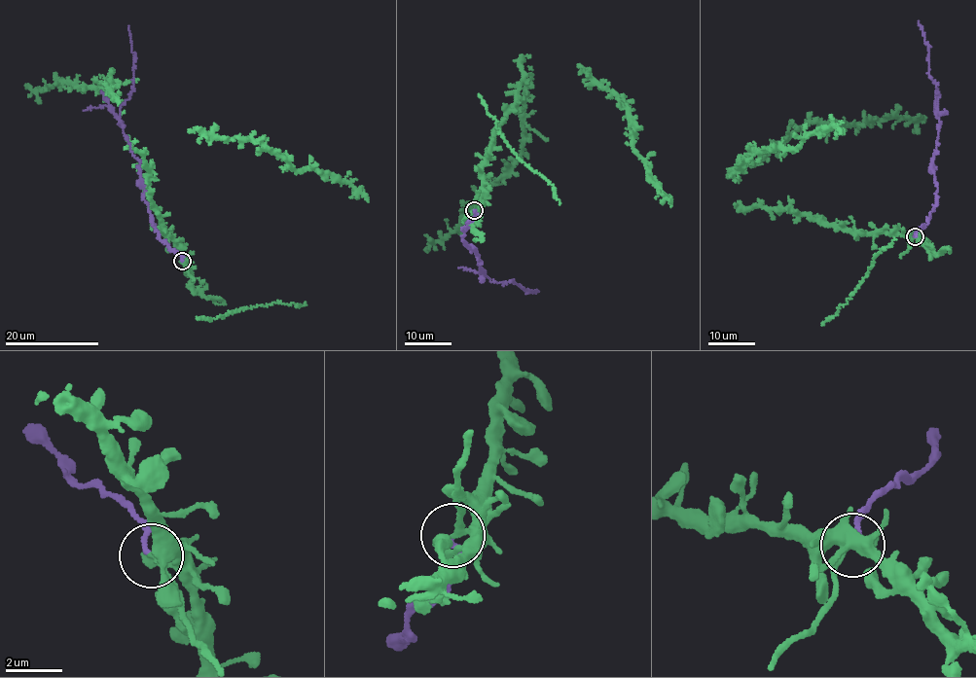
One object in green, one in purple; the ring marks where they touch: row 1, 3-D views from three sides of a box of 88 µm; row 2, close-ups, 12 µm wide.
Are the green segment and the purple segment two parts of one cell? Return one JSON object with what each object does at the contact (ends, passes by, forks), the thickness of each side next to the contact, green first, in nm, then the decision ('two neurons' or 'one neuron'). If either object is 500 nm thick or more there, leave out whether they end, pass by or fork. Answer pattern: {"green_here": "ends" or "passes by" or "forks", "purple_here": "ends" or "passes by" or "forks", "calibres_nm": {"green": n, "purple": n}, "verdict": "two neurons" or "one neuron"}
{"green_here": "passes by", "purple_here": "ends", "calibres_nm": {"green": 220, "purple": 150}, "verdict": "two neurons"}

